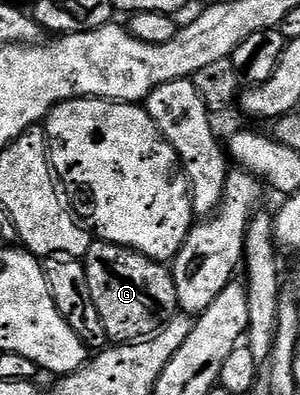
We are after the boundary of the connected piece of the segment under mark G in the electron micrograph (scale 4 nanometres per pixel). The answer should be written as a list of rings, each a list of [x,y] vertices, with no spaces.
[[[103,240],[93,241],[82,261],[94,308],[98,308],[102,328],[106,328],[113,343],[143,342],[176,317],[178,307],[174,280],[171,269],[165,263]]]

